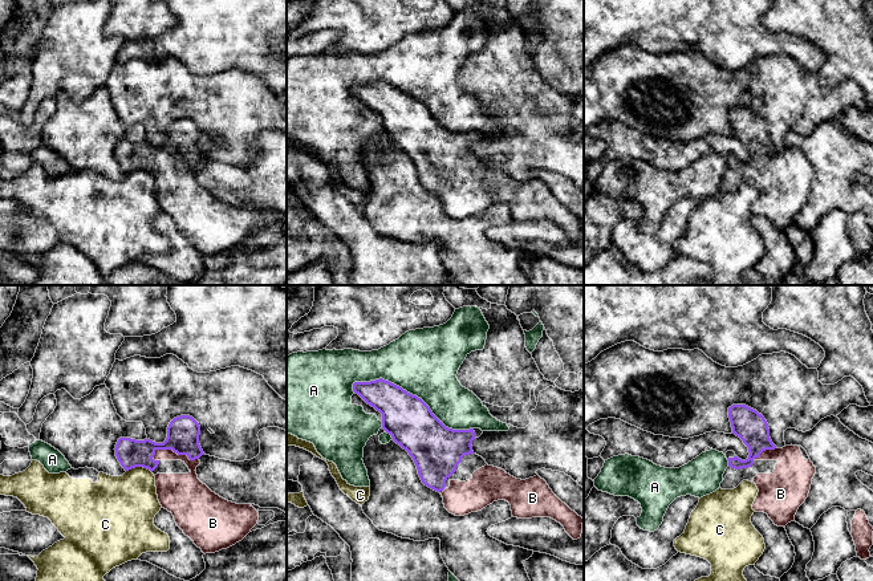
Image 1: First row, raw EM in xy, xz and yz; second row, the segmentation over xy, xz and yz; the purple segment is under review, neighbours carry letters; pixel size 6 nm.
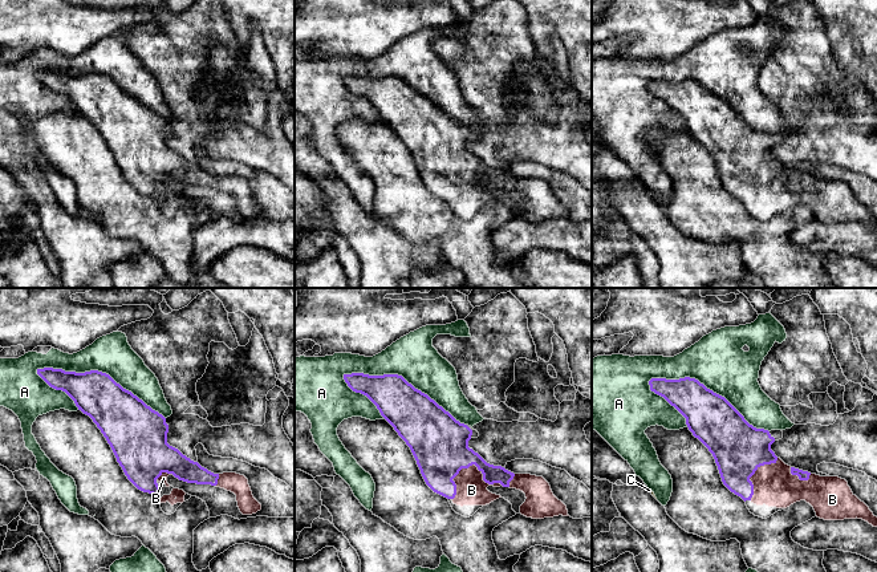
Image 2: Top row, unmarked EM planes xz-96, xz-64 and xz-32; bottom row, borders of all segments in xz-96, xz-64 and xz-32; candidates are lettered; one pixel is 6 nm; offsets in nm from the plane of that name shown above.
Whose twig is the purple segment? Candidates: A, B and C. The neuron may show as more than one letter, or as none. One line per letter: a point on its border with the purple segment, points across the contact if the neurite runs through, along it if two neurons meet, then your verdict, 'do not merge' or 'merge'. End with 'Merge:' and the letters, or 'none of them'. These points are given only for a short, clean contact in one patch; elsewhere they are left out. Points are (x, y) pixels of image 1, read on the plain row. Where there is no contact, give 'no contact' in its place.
A: contact xz (411, 97); do not merge
B: contact xy (174, 154); way xy (183, 134), (182, 145), (174, 154), (191, 166), (177, 195); merge
C: contact xy (139, 169); border xy (126, 173), (146, 170), (151, 175); do not merge
Merge: B

